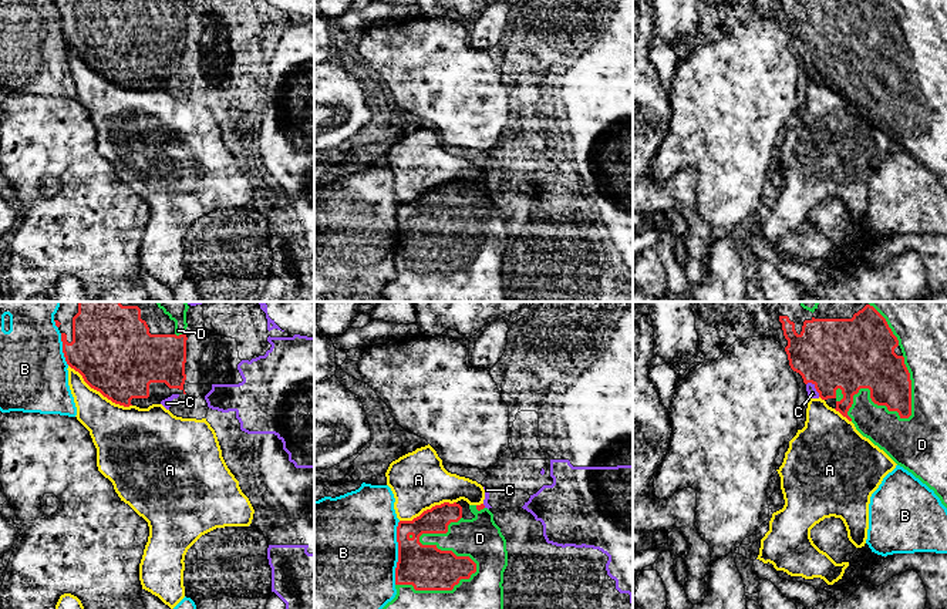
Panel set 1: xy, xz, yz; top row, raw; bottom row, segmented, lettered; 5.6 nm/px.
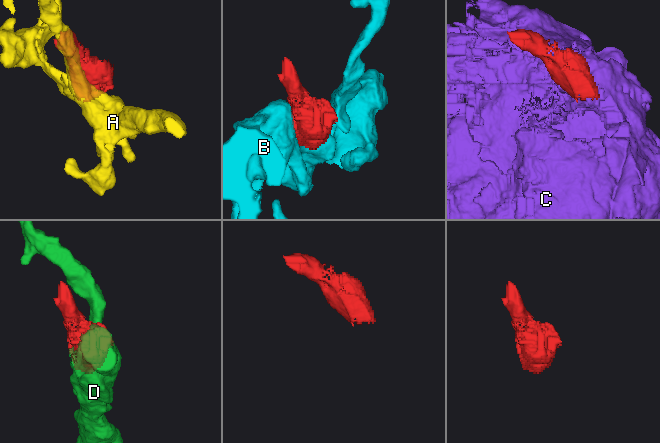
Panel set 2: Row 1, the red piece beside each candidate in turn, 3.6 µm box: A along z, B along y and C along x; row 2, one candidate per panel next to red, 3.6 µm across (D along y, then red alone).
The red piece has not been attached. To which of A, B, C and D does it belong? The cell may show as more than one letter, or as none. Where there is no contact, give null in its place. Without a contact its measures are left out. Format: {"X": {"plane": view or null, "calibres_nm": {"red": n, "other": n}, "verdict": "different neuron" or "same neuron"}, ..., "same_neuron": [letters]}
{"A": {"plane": "xy", "calibres_nm": {"red": 440, "other": 300}, "verdict": "different neuron"}, "B": {"plane": "xz", "calibres_nm": {"red": 260, "other": 500}, "verdict": "different neuron"}, "C": {"plane": "yz", "calibres_nm": {"red": 400, "other": 60}, "verdict": "different neuron"}, "D": {"plane": "xz", "calibres_nm": {"red": 260, "other": 260}, "verdict": "same neuron"}, "same_neuron": ["D"]}

